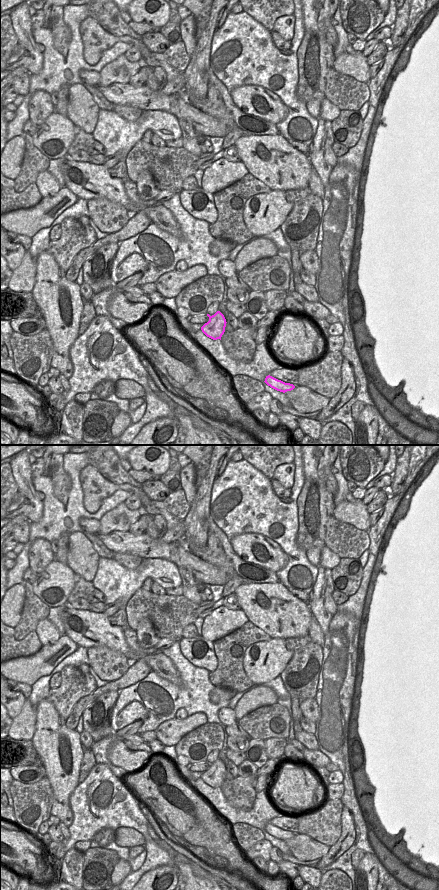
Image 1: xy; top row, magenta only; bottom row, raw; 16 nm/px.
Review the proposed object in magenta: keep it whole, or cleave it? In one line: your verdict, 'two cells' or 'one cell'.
one cell

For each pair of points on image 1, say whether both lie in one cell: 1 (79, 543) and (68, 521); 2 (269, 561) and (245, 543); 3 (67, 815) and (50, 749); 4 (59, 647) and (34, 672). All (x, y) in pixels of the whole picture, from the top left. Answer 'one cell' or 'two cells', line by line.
1: two cells
2: one cell
3: one cell
4: one cell

